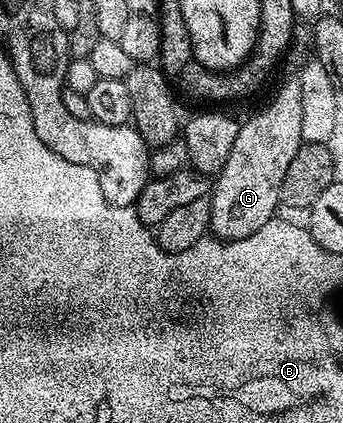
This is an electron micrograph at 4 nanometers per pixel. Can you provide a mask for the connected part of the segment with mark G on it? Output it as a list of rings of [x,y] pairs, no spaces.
[[[299,80],[284,81],[276,89],[276,94],[265,103],[247,122],[241,124],[238,139],[234,139],[234,147],[222,171],[215,174],[210,191],[211,232],[223,241],[246,238],[254,235],[269,221],[275,218],[277,207],[280,207],[282,179],[286,179],[286,171],[290,167],[294,155],[298,155],[301,145],[305,144],[302,135],[302,87]]]

